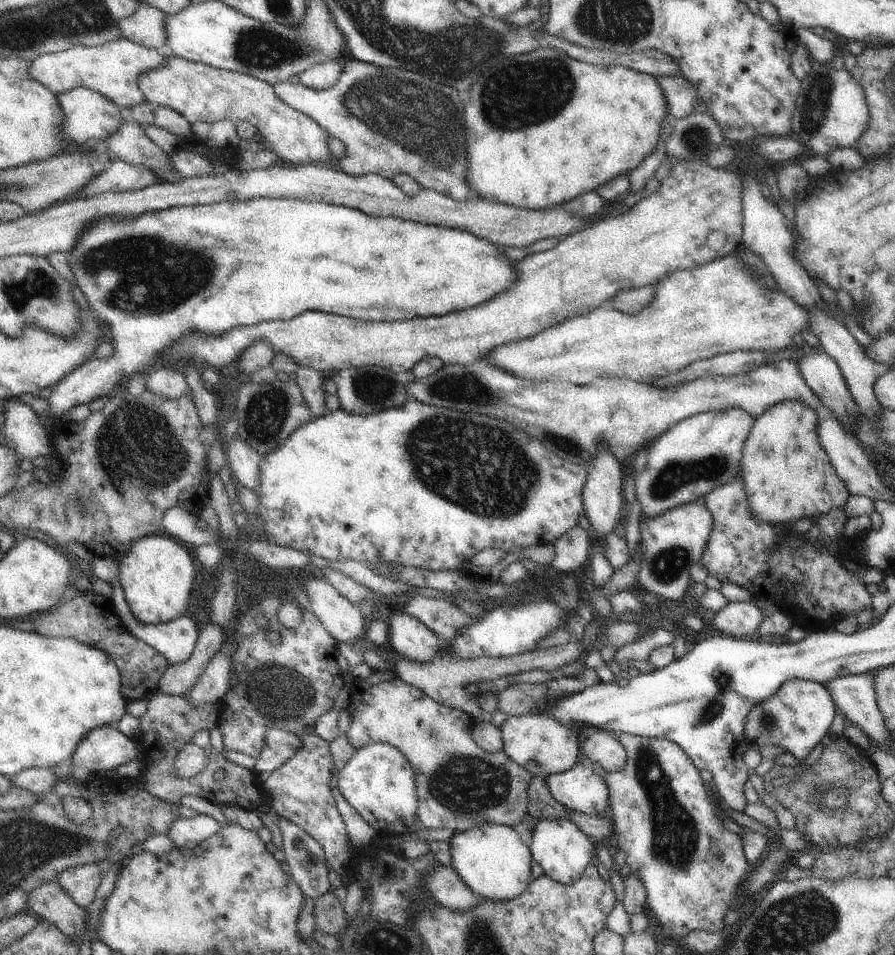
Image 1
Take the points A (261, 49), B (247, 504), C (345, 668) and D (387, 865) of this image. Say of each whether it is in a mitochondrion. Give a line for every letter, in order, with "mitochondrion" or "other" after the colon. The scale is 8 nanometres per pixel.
A: mitochondrion
B: other
C: other
D: other

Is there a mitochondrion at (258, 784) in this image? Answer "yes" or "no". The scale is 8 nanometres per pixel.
no

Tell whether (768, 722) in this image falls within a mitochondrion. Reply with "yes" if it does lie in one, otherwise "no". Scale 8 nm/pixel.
yes

